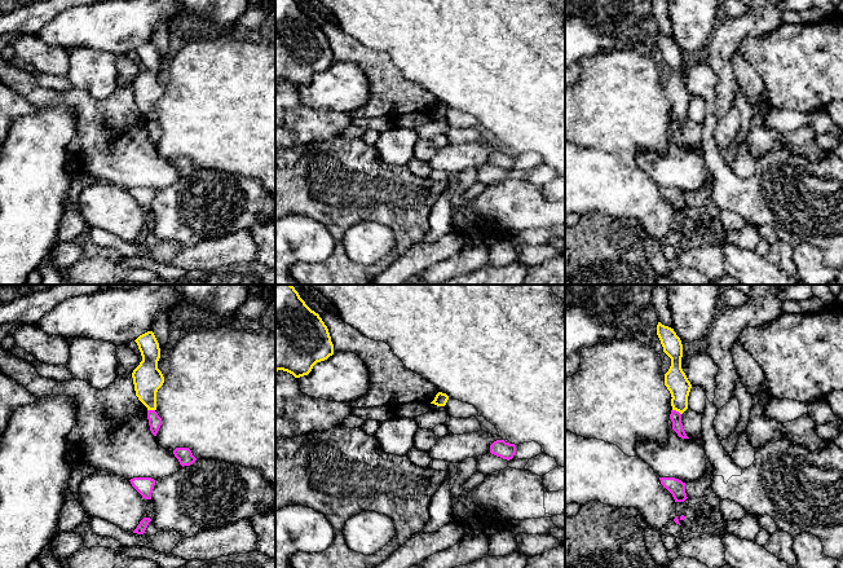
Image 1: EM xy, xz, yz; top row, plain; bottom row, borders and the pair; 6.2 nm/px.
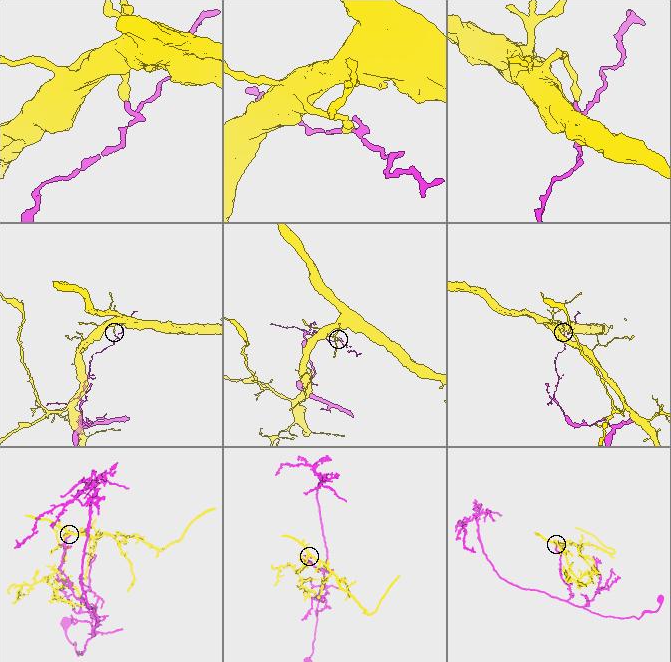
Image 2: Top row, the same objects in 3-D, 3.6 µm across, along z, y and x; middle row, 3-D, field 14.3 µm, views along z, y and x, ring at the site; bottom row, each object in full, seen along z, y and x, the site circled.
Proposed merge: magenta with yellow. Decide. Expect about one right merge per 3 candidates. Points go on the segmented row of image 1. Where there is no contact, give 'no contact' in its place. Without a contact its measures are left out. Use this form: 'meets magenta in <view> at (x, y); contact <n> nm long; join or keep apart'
meets magenta in yz at (675, 410); contact 70 nm long; keep apart

